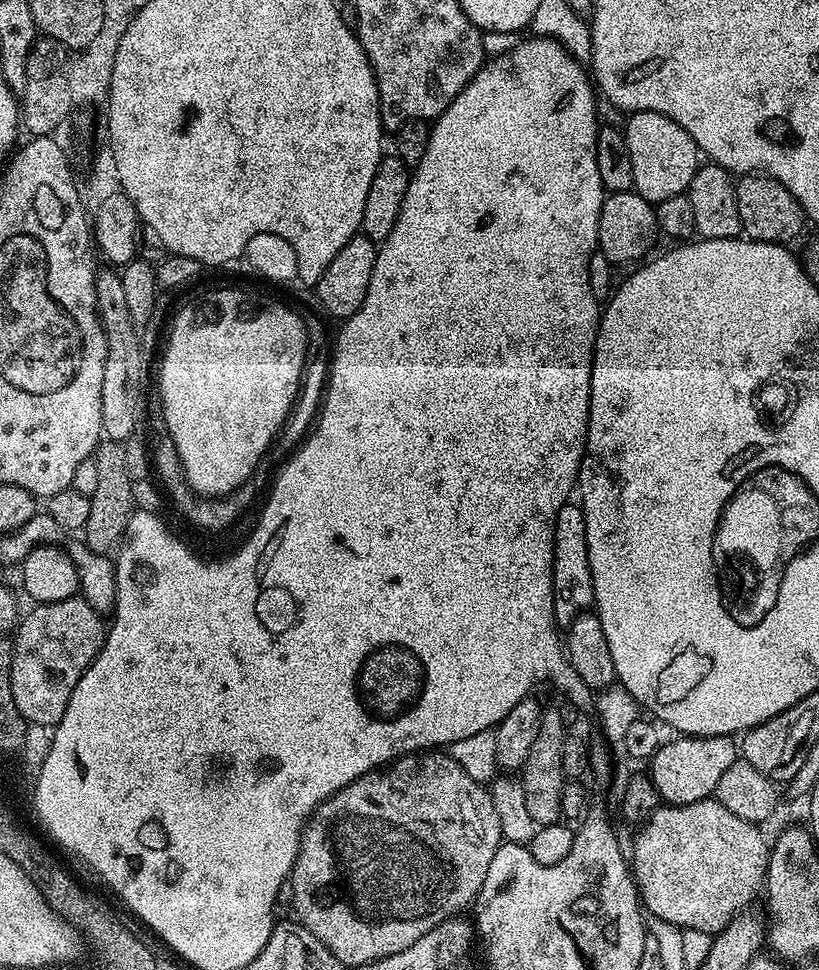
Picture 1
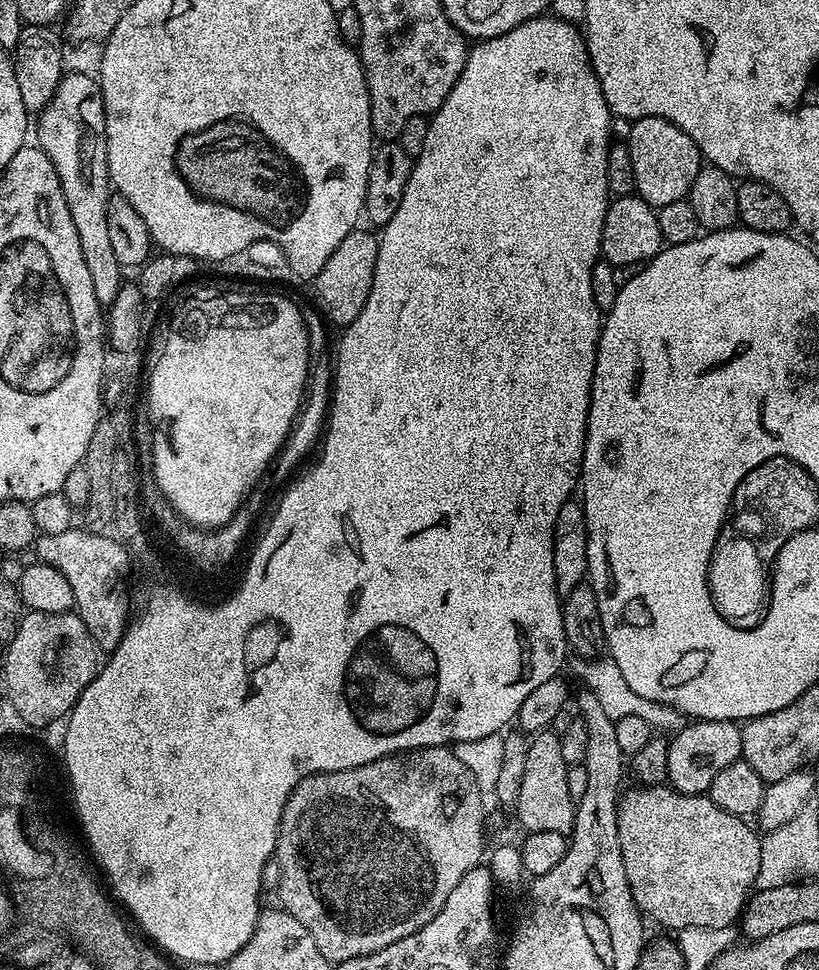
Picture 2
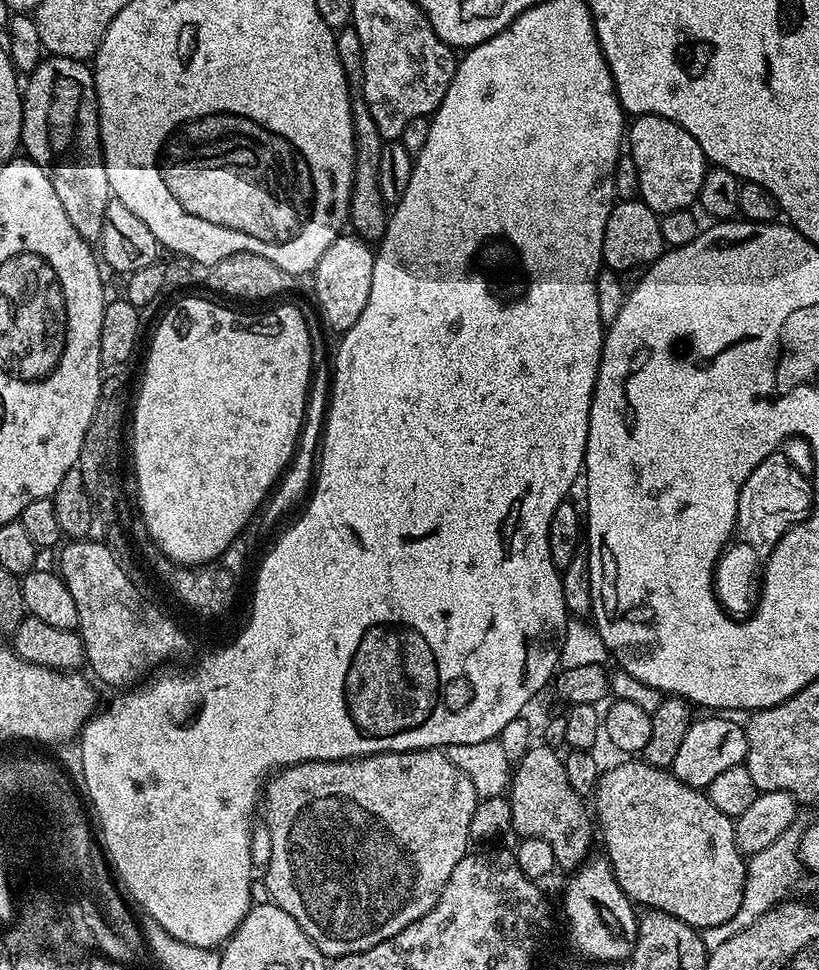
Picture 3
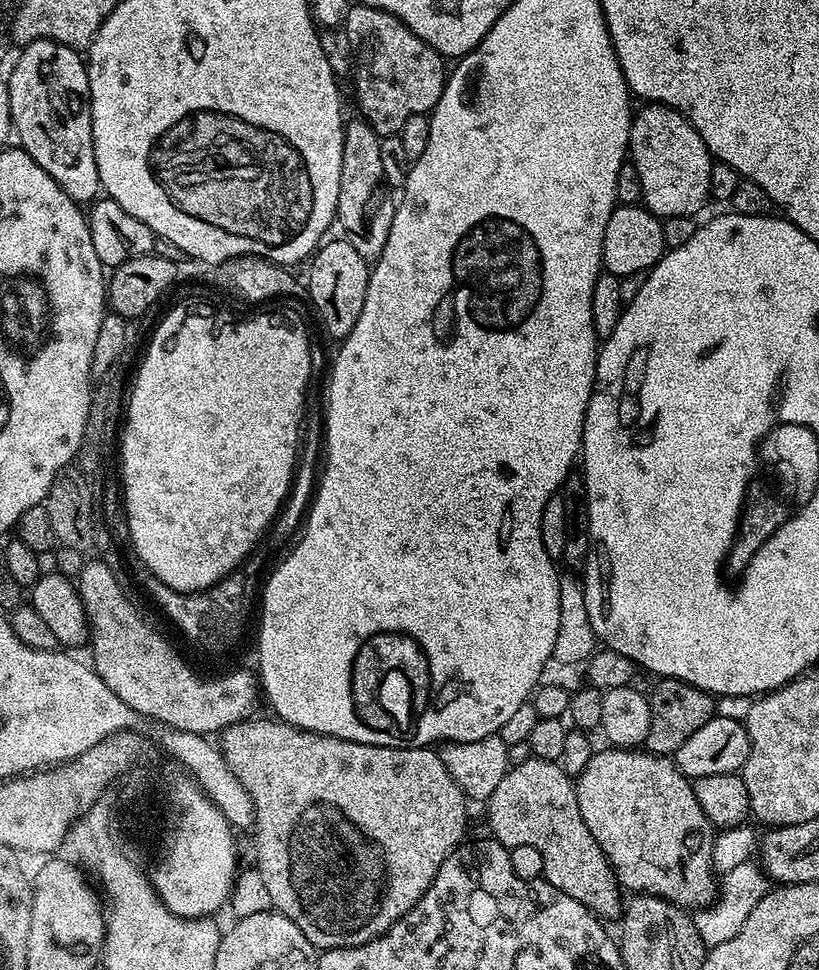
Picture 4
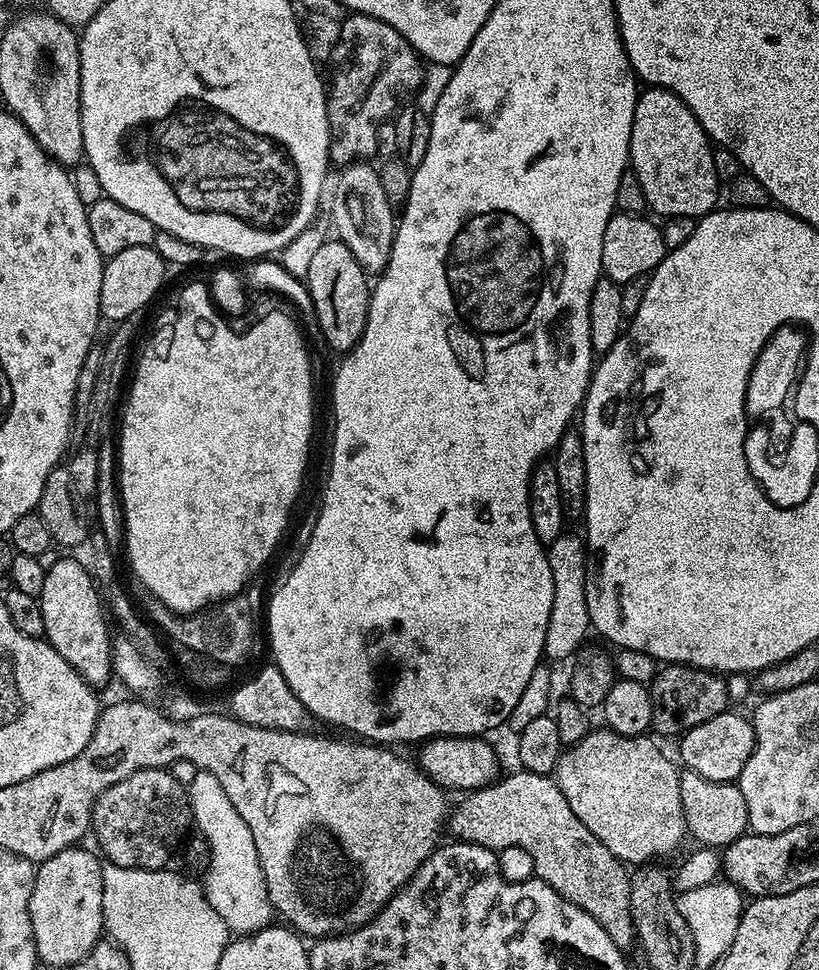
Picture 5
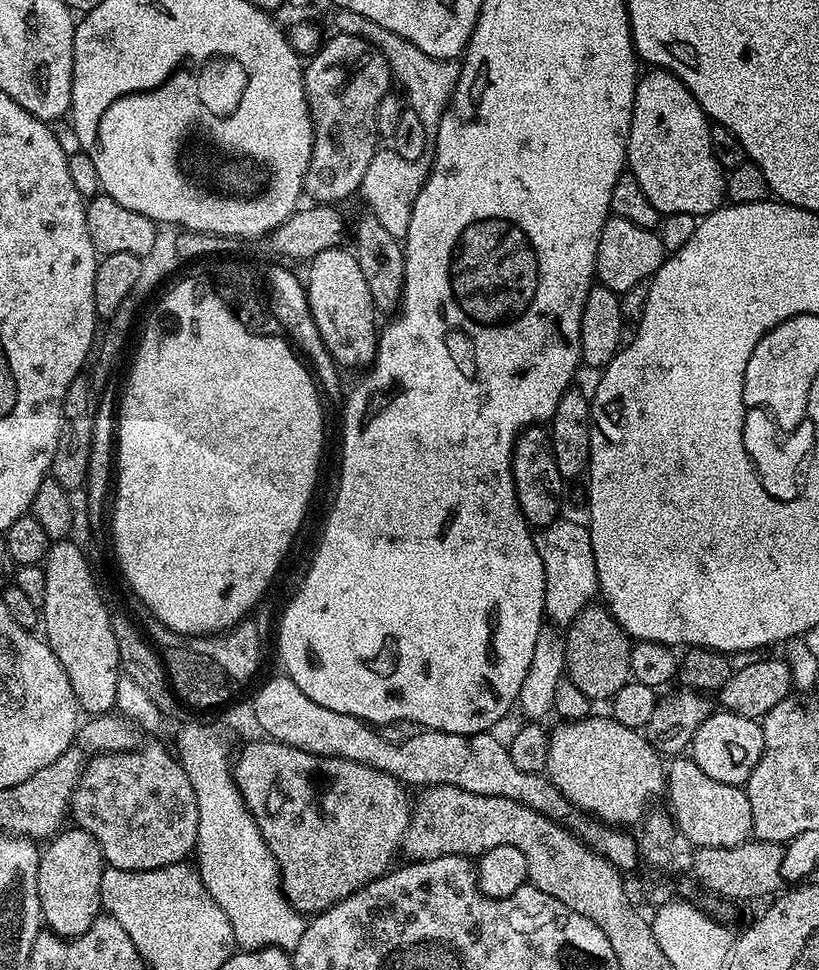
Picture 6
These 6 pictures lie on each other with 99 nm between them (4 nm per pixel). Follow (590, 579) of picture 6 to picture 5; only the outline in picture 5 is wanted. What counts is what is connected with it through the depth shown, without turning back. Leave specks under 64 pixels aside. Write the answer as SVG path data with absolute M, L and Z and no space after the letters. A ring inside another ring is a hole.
M571 534L559 536L552 544L547 545L550 574L554 574L554 606L550 606L550 626L546 630L544 656L552 660L568 660L581 651L585 643L584 635L590 632L592 619L586 606L586 544Z

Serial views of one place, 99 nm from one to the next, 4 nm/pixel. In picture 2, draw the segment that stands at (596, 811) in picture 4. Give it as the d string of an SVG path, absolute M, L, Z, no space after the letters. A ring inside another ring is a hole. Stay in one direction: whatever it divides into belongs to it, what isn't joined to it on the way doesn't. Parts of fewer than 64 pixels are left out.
M632 786L629 792L627 789L618 801L618 842L622 846L622 862L626 866L626 878L630 882L630 890L637 908L649 921L651 921L650 919L657 920L662 927L673 928L673 930L682 928L726 928L735 925L743 913L745 904L748 903L748 897L752 895L756 888L758 870L762 862L761 837L758 835L757 829L752 824L751 826L748 824L751 823L745 817L735 816L726 810L722 810L704 794L698 796L682 794L671 786L657 786L654 788Z

